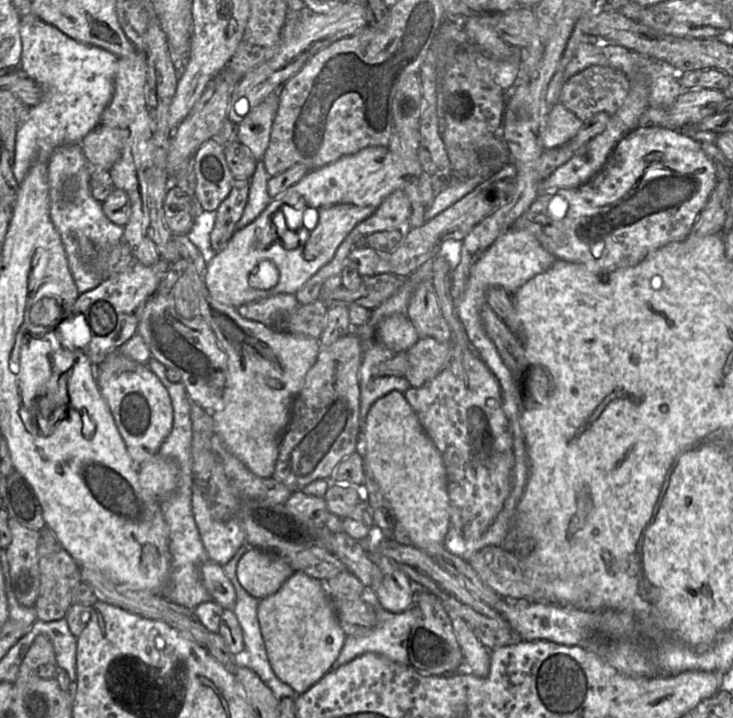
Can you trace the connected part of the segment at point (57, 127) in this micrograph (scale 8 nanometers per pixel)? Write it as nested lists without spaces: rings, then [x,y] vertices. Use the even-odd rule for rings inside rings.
[[[34,15],[20,18],[22,42],[20,69],[41,88],[42,97],[32,106],[16,132],[13,173],[20,184],[41,151],[52,152],[62,145],[81,142],[99,122],[114,92],[119,57],[74,40]]]

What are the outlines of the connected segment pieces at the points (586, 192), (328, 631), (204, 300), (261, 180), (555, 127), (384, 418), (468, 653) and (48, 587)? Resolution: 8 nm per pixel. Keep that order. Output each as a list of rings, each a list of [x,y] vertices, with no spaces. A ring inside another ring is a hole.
[[[637,127],[616,144],[606,164],[592,179],[575,188],[542,191],[511,228],[530,231],[557,259],[608,272],[635,266],[658,248],[687,238],[716,184],[715,165],[702,150],[701,142],[679,130]],[[536,215],[558,216],[561,220],[540,225],[533,222]]]
[[[302,571],[294,572],[276,593],[259,601],[257,617],[270,665],[275,675],[294,689],[296,695],[305,693],[331,671],[346,635],[326,581]]]
[[[202,278],[199,285],[200,316],[208,323],[217,342],[227,355],[227,379],[220,407],[211,416],[217,433],[226,448],[254,475],[272,478],[279,445],[291,418],[291,406],[302,389],[305,375],[314,365],[320,350],[318,339],[278,331],[260,322],[248,320],[238,313],[238,308],[222,304],[209,293]]]
[[[259,160],[253,175],[250,177],[247,202],[235,225],[235,230],[240,230],[253,222],[269,204],[271,200],[267,190],[269,177],[263,162]]]
[[[559,101],[550,109],[546,127],[541,134],[544,149],[549,150],[568,143],[582,124],[583,121]]]
[[[394,390],[373,403],[367,414],[361,450],[366,472],[377,483],[395,520],[406,532],[409,543],[424,552],[429,545],[443,545],[450,527],[446,469],[439,451],[425,433],[404,393]]]
[[[443,602],[442,604],[451,621],[456,639],[464,653],[464,665],[462,666],[462,672],[459,673],[471,673],[477,677],[487,676],[490,670],[490,651],[476,638],[469,625],[458,615],[453,607],[447,607]]]
[[[46,526],[39,532],[37,552],[40,573],[39,592],[34,605],[37,620],[43,622],[60,620],[66,617],[72,605],[73,589],[81,582],[80,566]]]

